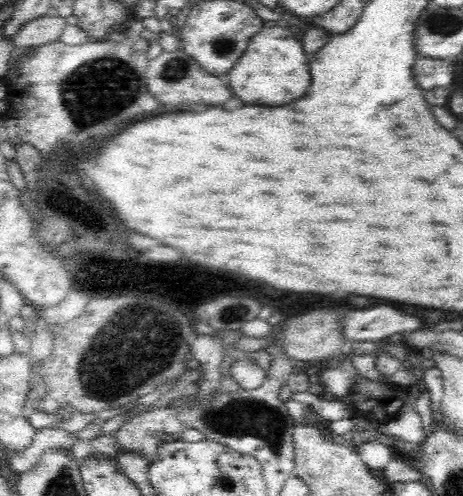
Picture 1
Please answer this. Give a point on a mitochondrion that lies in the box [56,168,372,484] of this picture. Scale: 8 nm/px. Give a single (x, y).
(105, 373)

